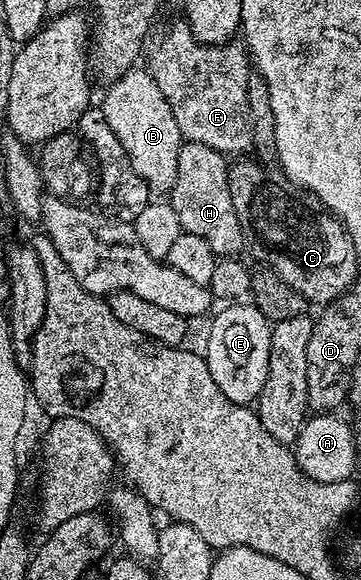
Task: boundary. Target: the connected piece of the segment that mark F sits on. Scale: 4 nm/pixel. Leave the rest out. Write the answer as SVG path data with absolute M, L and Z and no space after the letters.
M178 20L174 22L166 31L162 34L162 39L155 44L154 47L149 47L148 58L150 54L150 63L148 63L148 69L152 80L156 80L156 88L160 88L160 92L164 92L164 100L168 100L168 108L172 108L172 117L176 120L176 128L180 128L183 139L188 142L199 142L200 144L208 144L208 148L216 148L221 154L227 156L233 155L234 146L251 145L251 131L248 129L247 118L249 116L249 106L246 103L246 78L252 73L252 63L250 55L246 49L246 43L242 40L231 40L225 42L223 46L209 46L203 42L198 42L190 31L190 25L184 20Z

